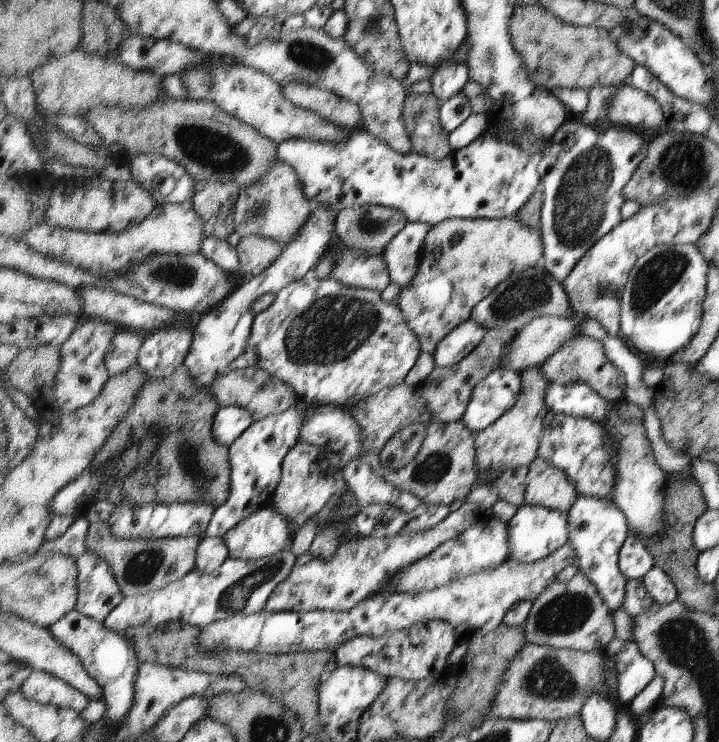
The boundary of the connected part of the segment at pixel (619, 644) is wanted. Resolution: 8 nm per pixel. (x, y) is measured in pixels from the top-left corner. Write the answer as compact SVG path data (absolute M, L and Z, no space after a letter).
M613 638L603 652L614 661L617 671L617 696L620 701L630 703L657 675L654 663L646 658L632 640Z

